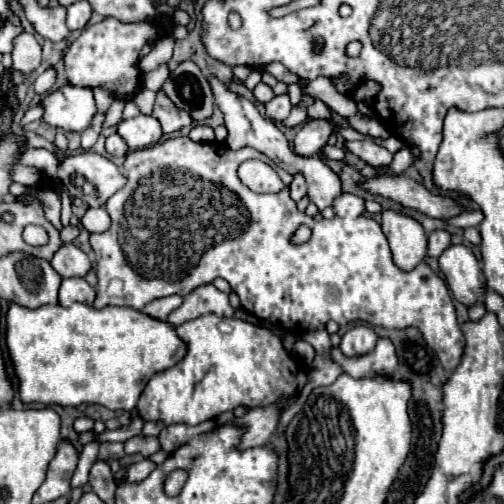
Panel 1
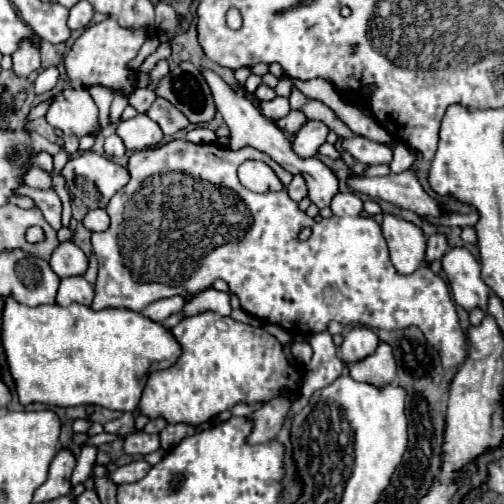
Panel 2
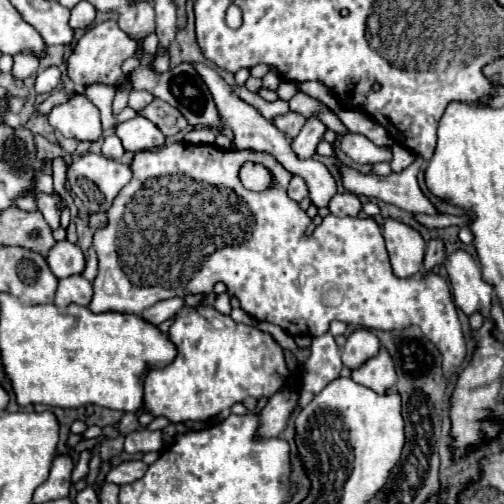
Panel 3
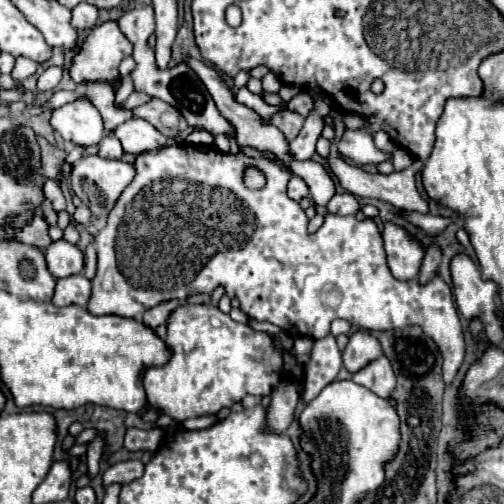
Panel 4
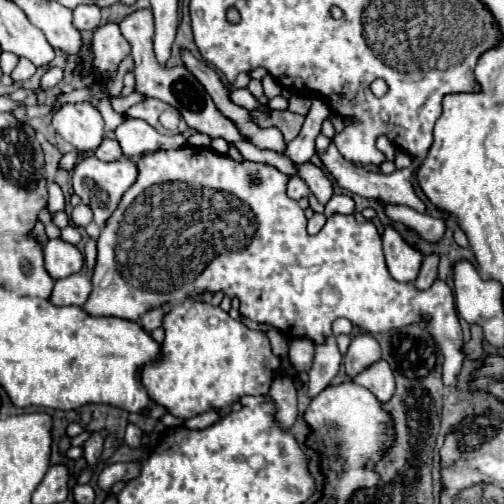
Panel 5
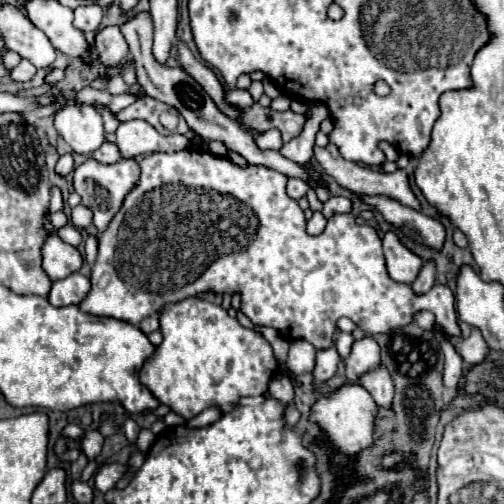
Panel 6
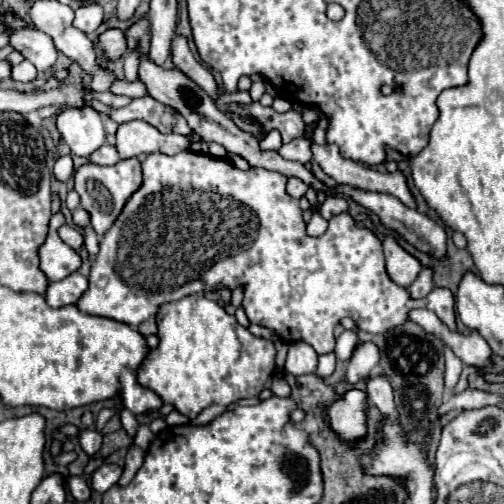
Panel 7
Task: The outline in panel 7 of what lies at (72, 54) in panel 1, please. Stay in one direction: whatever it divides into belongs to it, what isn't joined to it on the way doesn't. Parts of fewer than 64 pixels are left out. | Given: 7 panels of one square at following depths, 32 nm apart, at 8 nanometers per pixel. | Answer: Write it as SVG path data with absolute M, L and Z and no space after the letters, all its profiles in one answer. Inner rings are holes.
M108 30L100 36L100 44L102 44L102 50L104 50L104 56L114 60L114 58L120 58L128 52L128 46L126 46L126 38L120 30Z

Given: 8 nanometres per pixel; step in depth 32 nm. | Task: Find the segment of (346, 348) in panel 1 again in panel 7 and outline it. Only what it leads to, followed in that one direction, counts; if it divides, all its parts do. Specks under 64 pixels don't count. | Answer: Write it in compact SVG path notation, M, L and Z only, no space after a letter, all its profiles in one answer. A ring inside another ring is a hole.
M358 344L354 356L348 360L348 372L346 372L346 380L356 386L358 382L366 380L366 376L372 374L372 370L378 366L380 354L376 344Z

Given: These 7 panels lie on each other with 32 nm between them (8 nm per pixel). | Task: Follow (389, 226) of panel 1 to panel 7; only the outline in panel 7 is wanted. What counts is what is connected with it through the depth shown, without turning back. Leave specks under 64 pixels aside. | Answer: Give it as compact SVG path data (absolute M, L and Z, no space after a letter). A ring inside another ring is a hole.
M392 236L384 240L384 258L390 280L404 288L408 288L422 270L420 262L414 256L410 256L406 250L402 250Z

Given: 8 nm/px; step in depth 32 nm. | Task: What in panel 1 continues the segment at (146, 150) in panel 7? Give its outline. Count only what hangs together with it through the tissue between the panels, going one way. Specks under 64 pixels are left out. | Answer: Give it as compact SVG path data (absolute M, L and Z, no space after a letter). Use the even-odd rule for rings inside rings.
M138 114L136 118L122 120L118 124L118 134L124 138L130 150L142 150L156 144L162 138L162 128L160 122L152 116Z

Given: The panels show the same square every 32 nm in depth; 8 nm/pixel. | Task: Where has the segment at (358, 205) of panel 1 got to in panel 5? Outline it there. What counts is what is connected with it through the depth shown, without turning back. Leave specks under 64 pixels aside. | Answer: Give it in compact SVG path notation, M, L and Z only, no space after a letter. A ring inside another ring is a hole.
M332 196L326 204L324 216L332 216L332 214L352 214L354 212L354 200L348 196Z

